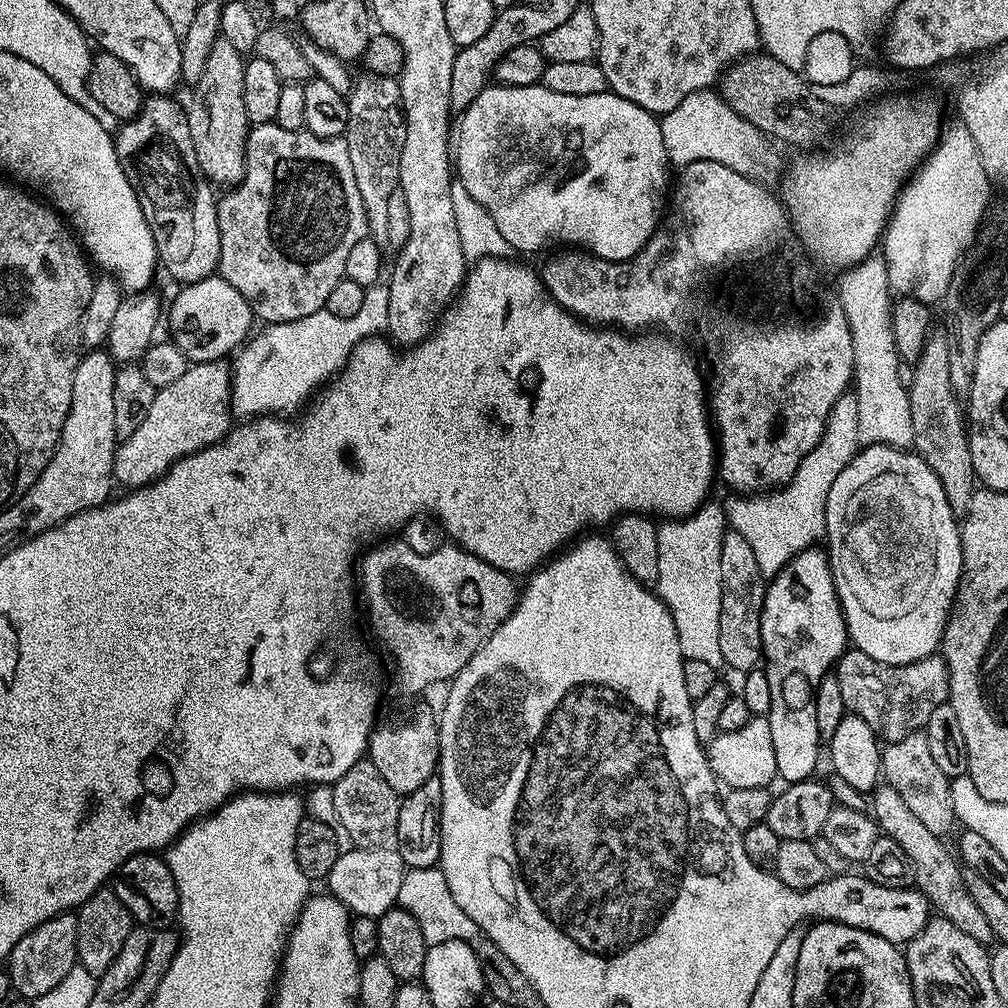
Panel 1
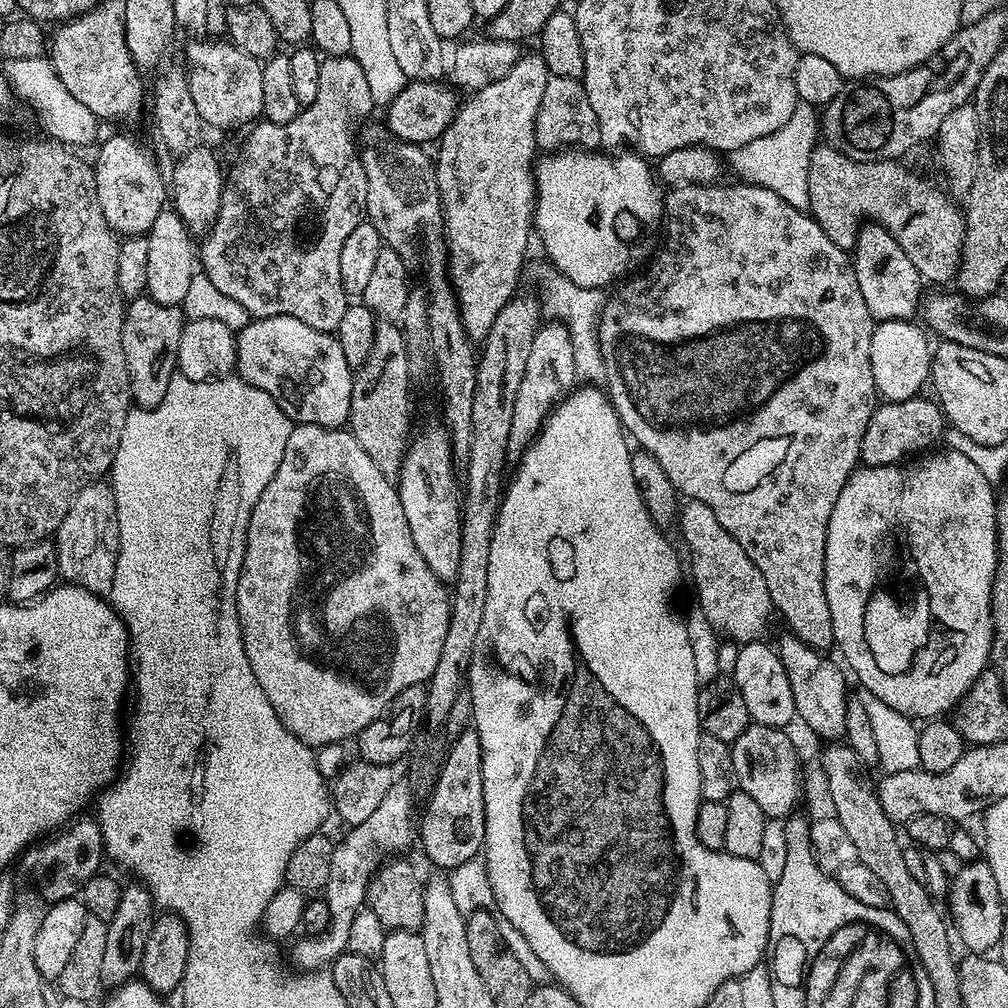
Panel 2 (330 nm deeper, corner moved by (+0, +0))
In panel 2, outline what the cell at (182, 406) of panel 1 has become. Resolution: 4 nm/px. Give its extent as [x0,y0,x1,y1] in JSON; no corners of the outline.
[54,482,120,594]

